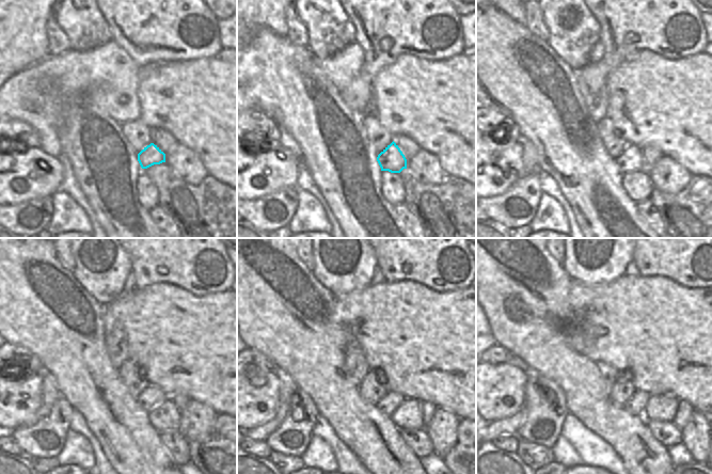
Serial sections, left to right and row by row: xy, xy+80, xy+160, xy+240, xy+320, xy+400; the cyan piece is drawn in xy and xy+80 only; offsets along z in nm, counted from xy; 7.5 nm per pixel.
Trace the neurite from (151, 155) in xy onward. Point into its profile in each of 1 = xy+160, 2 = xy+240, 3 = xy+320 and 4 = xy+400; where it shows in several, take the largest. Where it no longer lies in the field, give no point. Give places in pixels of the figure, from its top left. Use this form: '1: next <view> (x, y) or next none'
1: next xy+160 (631, 159)
2: next xy+240 (152, 396)
3: next xy+320 (391, 400)
4: next xy+400 (635, 406)

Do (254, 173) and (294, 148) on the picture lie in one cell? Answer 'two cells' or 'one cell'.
two cells

